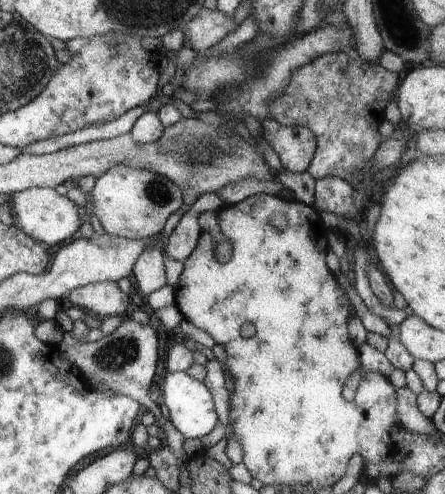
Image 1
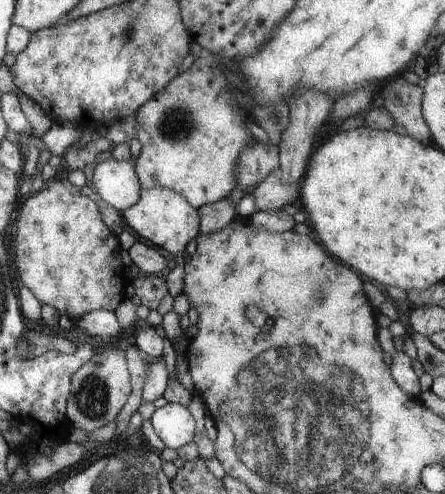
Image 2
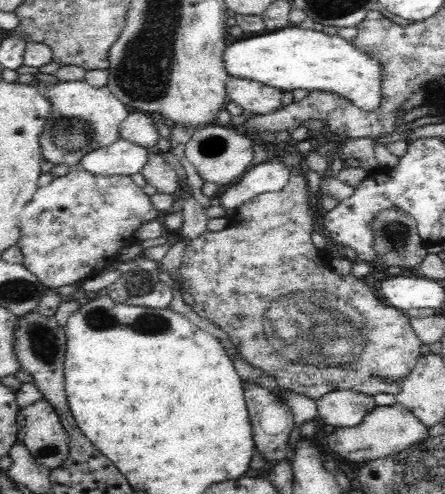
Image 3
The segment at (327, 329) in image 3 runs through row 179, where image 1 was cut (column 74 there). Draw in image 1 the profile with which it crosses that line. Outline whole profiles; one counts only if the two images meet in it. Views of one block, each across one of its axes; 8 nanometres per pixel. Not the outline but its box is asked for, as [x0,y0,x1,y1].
[65,282,127,318]

